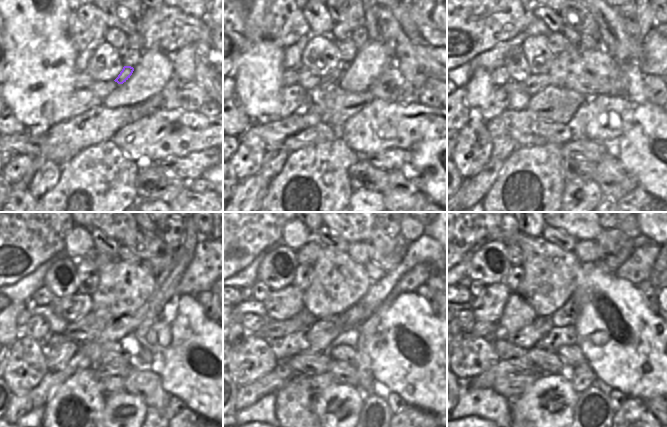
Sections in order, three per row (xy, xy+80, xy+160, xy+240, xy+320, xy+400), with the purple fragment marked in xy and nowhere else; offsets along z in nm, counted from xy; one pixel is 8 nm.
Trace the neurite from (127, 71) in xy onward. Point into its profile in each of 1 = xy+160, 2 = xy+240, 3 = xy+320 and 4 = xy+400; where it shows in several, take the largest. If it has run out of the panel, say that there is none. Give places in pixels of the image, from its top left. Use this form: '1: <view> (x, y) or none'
1: xy+160 (534, 83)
2: xy+240 (70, 308)
3: xy+320 (284, 304)
4: xy+400 (487, 307)

